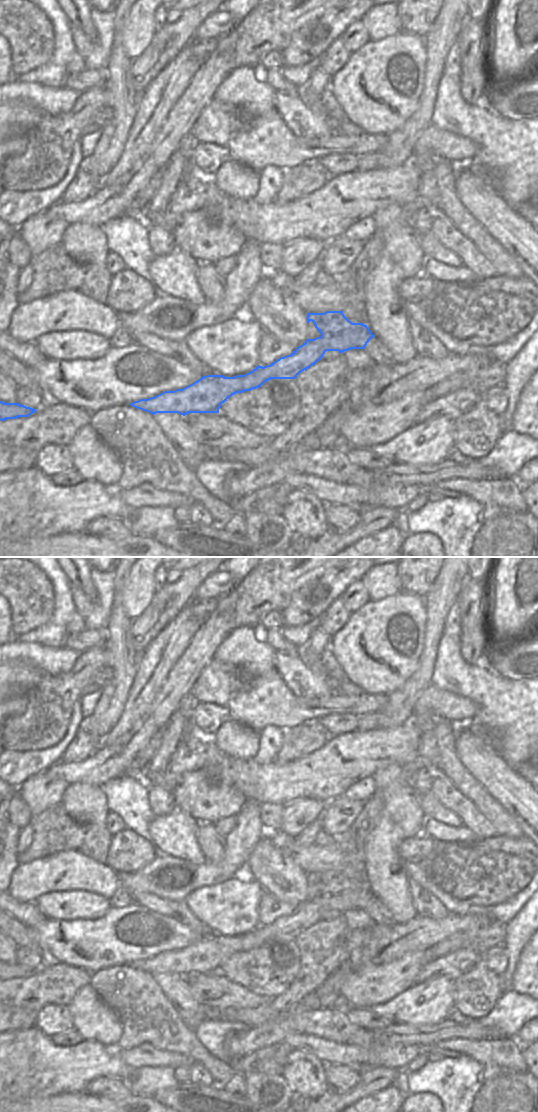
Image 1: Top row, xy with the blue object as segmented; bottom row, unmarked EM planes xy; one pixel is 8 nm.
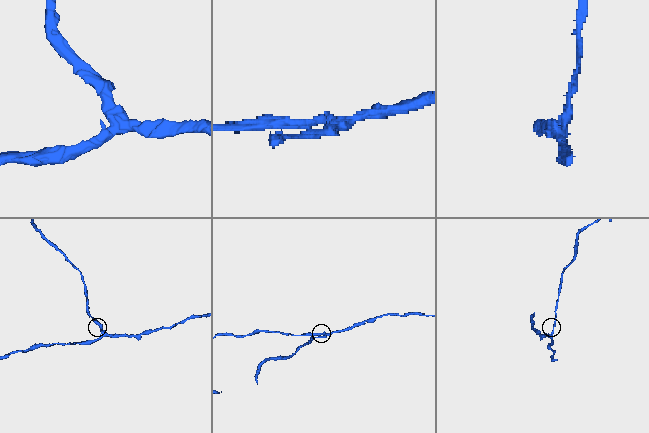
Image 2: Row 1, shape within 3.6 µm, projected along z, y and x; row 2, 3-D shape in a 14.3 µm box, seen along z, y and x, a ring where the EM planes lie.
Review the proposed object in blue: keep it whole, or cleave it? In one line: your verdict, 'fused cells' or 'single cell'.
fused cells

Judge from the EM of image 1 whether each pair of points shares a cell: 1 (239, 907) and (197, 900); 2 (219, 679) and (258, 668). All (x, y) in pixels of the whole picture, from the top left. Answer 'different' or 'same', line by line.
1: same
2: different

